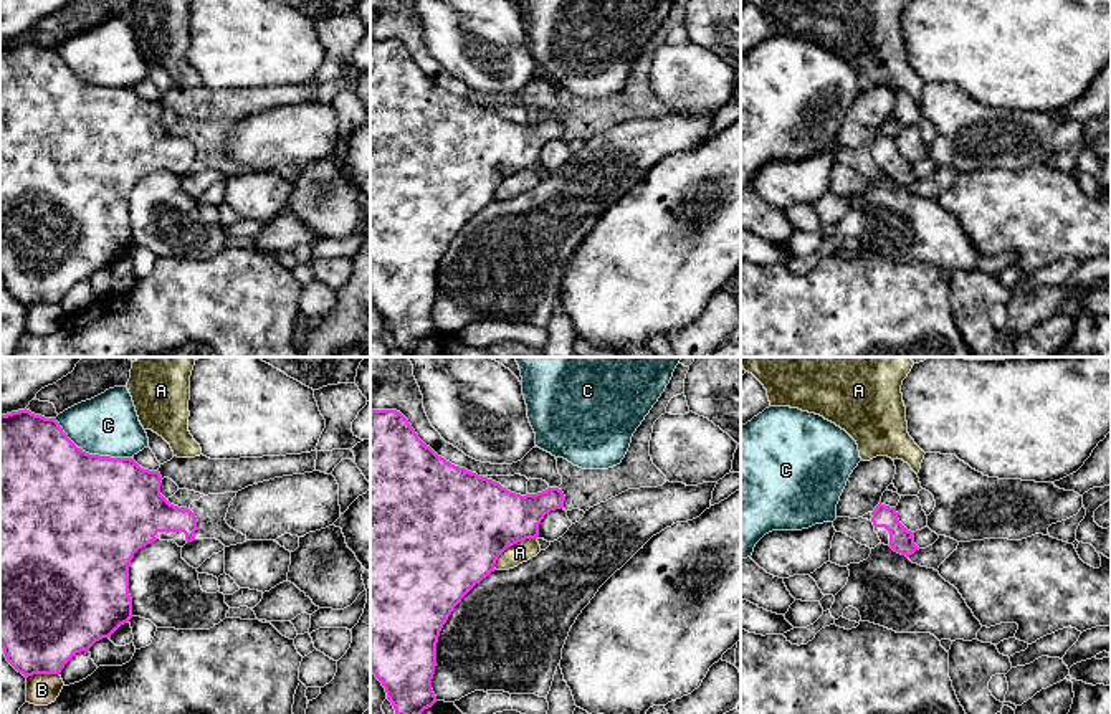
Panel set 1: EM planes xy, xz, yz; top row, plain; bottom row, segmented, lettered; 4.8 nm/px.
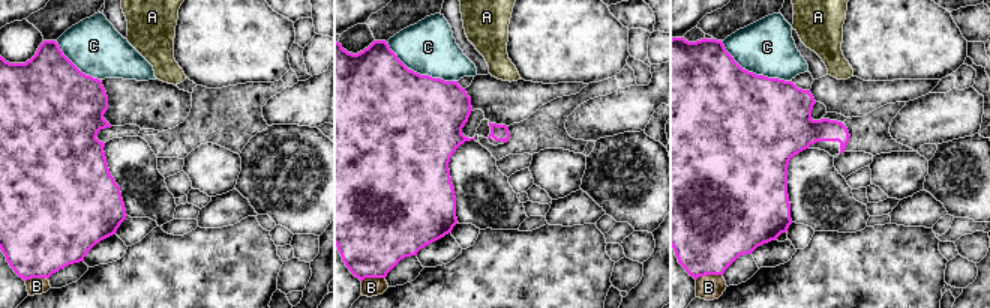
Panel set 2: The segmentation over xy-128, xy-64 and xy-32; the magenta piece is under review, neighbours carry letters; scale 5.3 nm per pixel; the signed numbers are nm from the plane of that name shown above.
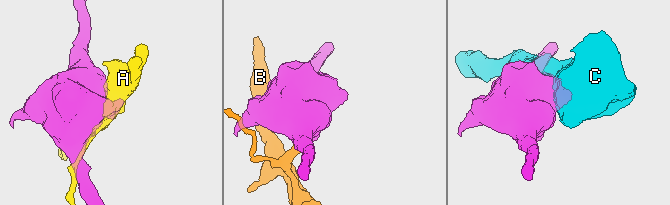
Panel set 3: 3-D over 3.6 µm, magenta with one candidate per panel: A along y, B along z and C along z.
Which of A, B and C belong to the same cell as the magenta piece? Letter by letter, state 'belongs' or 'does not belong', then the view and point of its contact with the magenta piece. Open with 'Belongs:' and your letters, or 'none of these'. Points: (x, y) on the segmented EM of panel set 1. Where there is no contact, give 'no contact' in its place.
Belongs: none of these
A: does not belong; meets magenta in xz at (511, 544)
B: does not belong; meets magenta in xy at (42, 673)
C: does not belong; meets magenta in xy at (91, 455)

